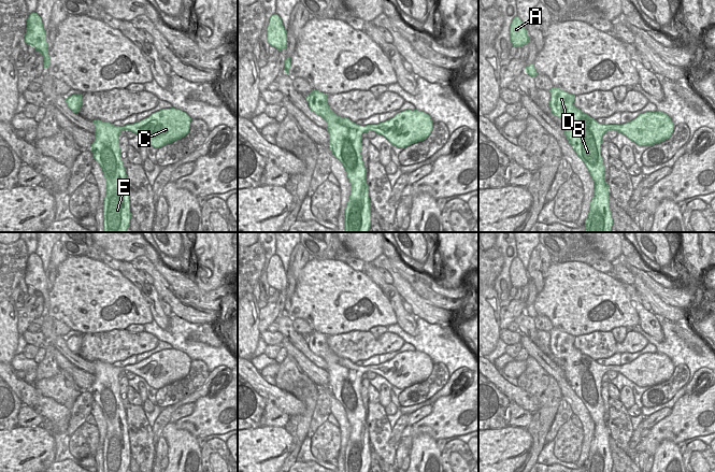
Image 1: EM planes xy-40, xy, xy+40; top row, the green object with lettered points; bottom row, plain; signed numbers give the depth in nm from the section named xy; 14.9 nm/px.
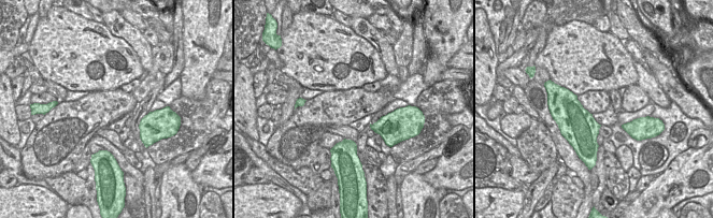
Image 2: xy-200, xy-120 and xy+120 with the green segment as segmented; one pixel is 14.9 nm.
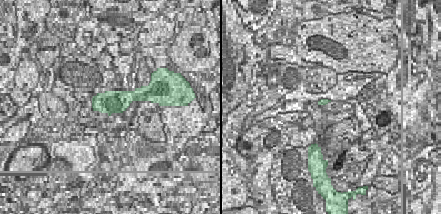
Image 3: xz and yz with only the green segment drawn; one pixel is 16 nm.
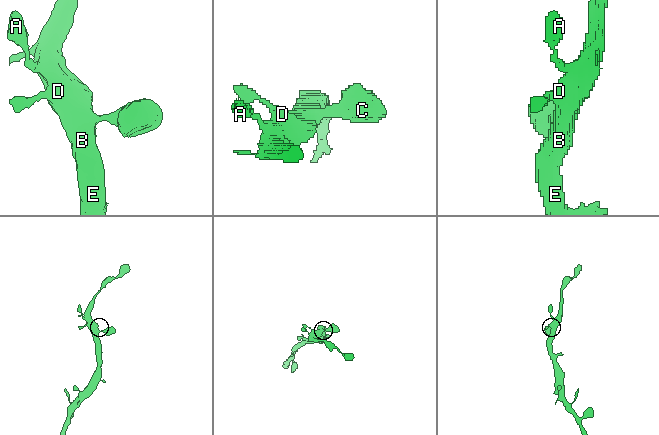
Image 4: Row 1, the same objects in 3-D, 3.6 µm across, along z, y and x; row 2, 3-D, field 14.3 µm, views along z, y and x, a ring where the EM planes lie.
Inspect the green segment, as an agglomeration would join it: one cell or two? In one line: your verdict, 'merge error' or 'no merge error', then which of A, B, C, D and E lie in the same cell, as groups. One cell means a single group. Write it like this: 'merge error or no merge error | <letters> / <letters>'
no merge error | A B C D E

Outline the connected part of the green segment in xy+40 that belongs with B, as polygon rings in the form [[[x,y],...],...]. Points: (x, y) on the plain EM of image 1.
[[[554,327],[549,333],[552,354],[564,361],[564,376],[595,423],[595,433],[585,461],[586,472],[611,472],[613,459],[609,446],[610,431],[604,420],[601,397],[602,376],[607,371],[615,371],[639,387],[652,387],[672,376],[674,371],[672,360],[662,353],[645,353],[630,363],[601,366],[574,347],[574,335]]]

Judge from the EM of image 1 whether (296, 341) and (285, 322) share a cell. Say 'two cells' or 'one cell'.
one cell

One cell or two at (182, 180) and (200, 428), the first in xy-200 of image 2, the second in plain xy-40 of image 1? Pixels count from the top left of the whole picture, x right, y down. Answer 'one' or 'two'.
two

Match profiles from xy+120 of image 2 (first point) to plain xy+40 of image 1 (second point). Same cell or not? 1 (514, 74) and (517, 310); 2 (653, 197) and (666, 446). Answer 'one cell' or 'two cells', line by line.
1: two cells
2: two cells

